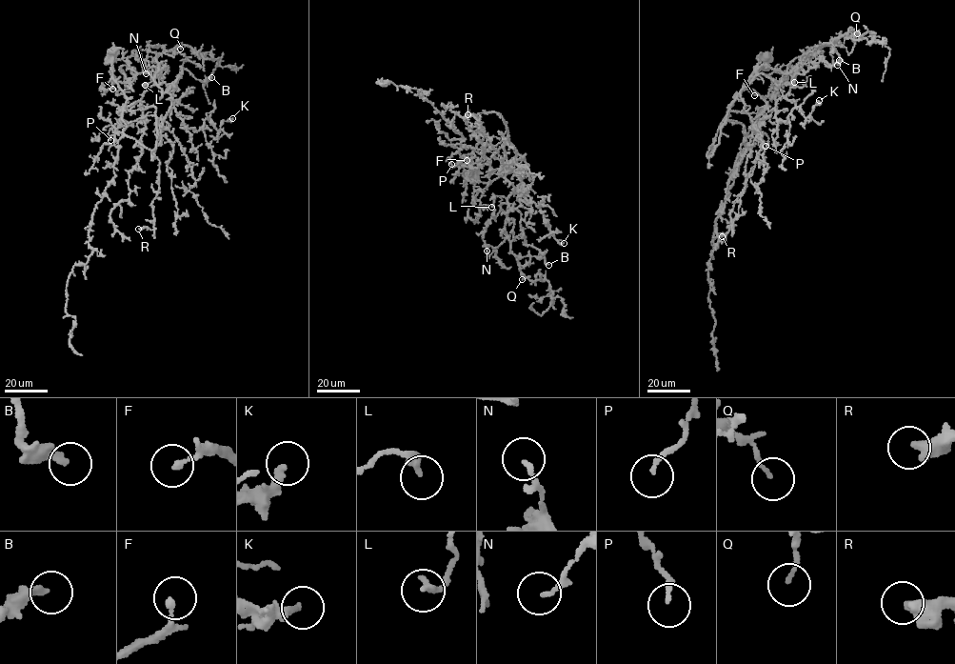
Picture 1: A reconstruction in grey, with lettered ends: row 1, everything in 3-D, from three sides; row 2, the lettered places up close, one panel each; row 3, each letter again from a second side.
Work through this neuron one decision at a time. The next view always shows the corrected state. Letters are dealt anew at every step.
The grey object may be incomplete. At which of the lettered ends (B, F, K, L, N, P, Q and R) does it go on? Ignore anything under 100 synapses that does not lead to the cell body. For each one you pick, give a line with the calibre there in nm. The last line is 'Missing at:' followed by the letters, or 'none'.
Missing at: none

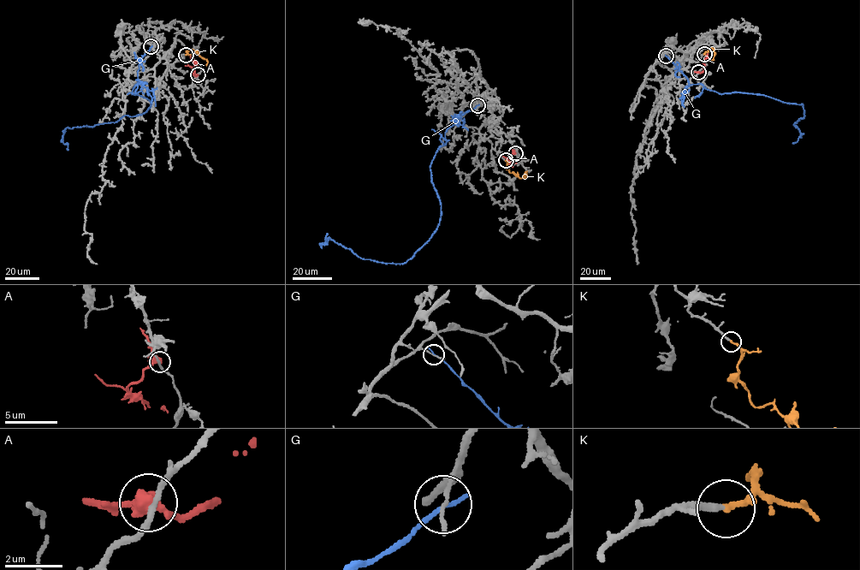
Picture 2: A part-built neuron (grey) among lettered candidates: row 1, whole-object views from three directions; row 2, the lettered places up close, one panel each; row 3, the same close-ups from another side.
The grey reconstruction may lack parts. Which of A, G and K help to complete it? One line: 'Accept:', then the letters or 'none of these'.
Accept: K

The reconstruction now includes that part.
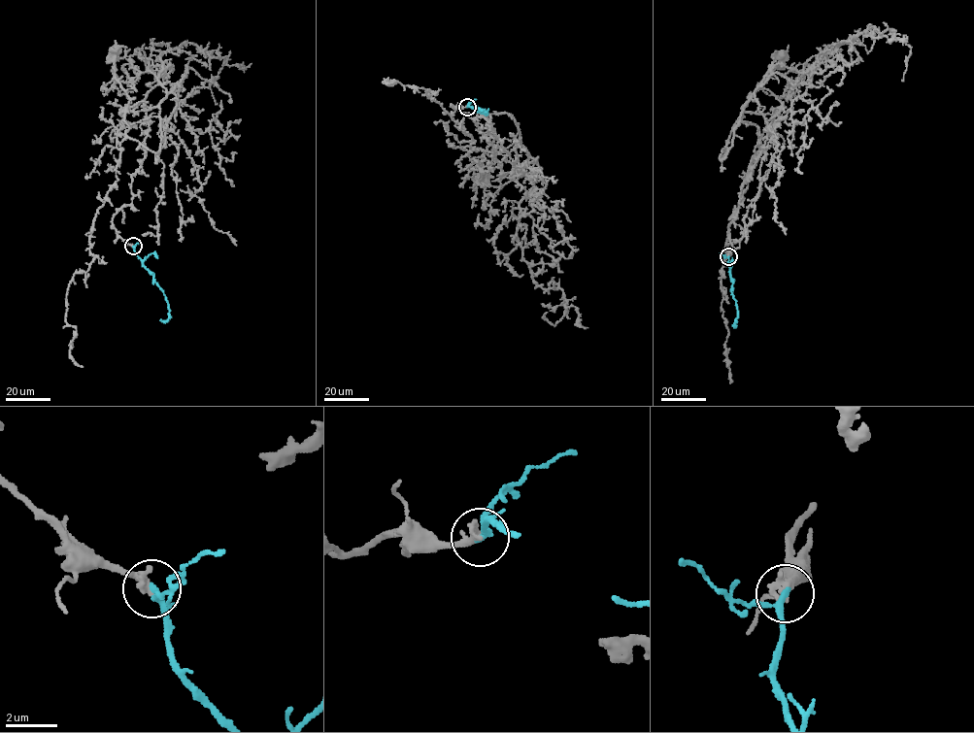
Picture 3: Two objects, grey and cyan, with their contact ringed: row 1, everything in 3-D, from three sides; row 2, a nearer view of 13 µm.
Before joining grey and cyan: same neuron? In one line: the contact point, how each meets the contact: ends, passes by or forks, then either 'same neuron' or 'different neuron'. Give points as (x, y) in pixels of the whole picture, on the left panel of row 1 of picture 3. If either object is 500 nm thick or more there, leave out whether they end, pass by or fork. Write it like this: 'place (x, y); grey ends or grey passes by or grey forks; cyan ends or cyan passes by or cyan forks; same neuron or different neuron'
place (133, 246); grey ends; cyan passes by; same neuron

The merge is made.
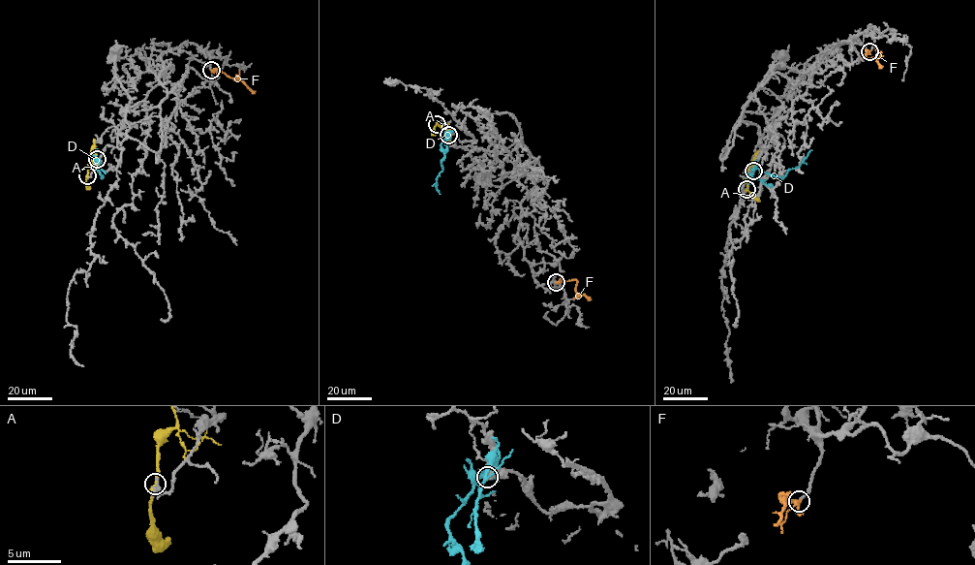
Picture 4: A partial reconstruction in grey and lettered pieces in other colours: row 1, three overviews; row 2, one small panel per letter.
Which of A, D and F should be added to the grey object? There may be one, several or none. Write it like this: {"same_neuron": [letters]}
{"same_neuron": ["F"]}

